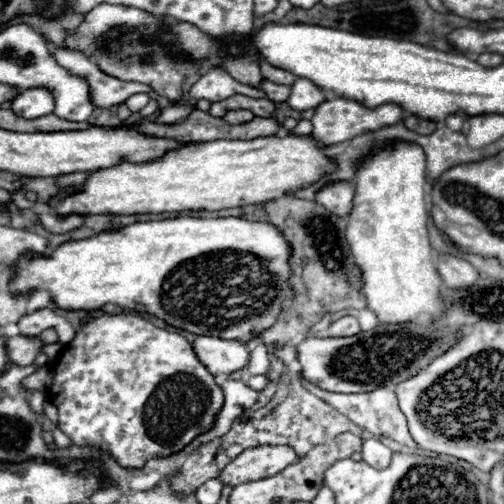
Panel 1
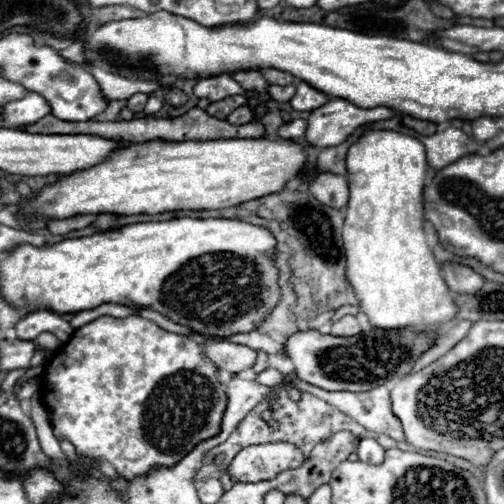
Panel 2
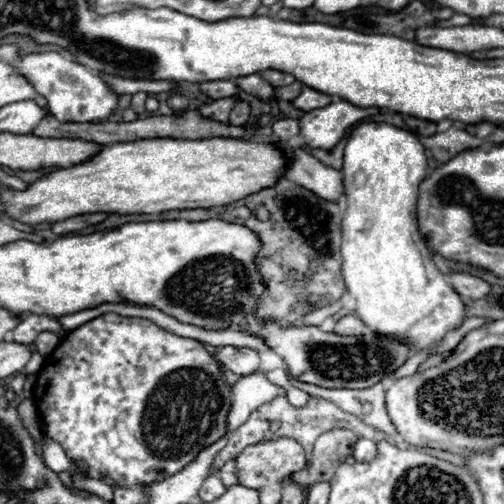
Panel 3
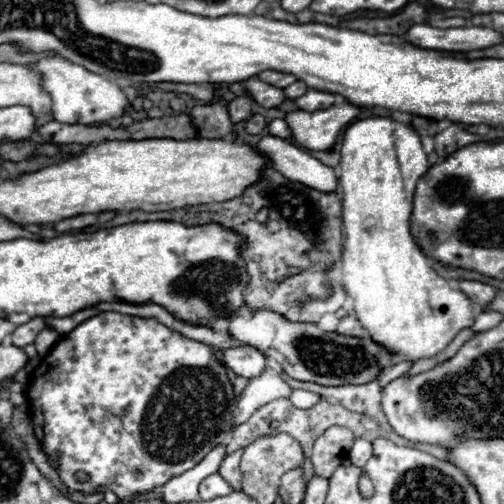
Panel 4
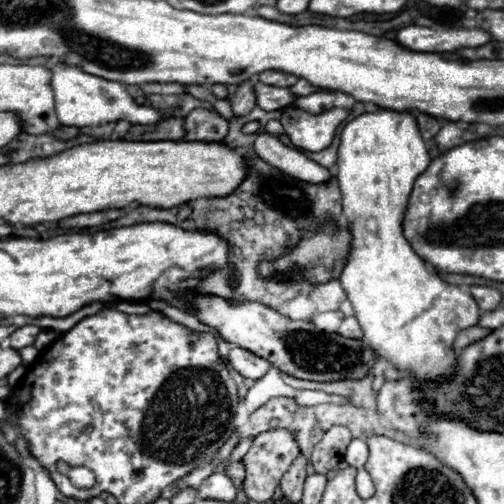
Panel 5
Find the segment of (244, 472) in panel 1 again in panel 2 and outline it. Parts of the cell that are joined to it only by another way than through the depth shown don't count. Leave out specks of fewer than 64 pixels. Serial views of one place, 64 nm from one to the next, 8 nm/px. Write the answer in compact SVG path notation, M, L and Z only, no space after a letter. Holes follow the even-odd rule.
M258 444L240 450L226 472L230 474L232 482L260 482L274 478L282 470L296 468L302 462L304 454L294 444Z

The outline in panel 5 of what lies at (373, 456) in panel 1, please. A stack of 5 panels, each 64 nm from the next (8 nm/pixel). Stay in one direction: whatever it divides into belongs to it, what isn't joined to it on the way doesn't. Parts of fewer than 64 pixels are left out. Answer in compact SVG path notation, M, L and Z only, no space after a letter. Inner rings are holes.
M352 440L350 446L348 446L348 450L346 450L344 460L346 460L350 466L358 468L358 470L364 468L364 464L366 464L366 460L368 460L368 444L366 444L364 440Z

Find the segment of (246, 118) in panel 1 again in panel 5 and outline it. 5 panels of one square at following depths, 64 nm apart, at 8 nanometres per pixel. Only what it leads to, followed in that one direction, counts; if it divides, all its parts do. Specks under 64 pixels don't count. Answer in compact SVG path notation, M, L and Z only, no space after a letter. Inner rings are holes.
M246 80L238 86L236 94L230 98L232 104L232 112L236 118L246 116L254 106L256 106L256 96L254 96L254 82Z

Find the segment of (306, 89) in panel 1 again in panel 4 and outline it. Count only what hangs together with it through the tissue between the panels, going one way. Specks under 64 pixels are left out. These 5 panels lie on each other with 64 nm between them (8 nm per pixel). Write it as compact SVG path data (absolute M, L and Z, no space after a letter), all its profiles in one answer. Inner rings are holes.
M308 90L304 96L300 96L296 100L296 106L300 110L306 110L306 112L314 112L314 110L320 110L320 108L328 108L332 104L334 104L334 94L320 92L320 90Z

